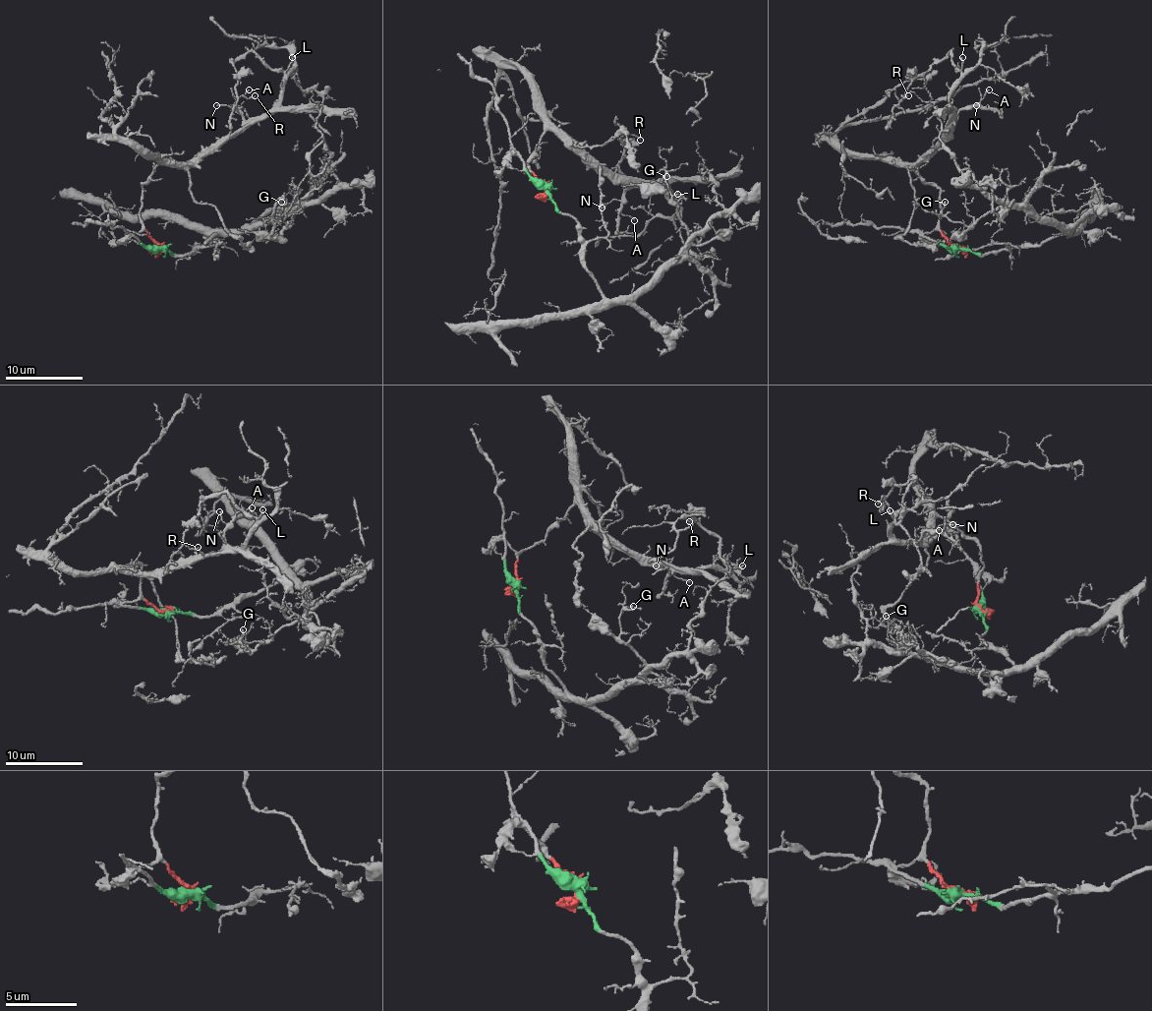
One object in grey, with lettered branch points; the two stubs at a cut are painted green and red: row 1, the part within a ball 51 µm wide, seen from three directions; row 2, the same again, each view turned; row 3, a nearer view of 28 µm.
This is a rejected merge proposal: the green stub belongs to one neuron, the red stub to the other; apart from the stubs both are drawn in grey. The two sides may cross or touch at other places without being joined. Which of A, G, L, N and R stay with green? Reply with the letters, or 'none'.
G

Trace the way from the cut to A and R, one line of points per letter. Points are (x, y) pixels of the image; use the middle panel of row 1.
A: (545, 191), (545, 185), (525, 173), (529, 155), (547, 130), (570, 136), (627, 185), (621, 211), (634, 219)
R: (545, 191), (525, 173), (547, 130), (669, 193), (619, 165), (621, 138), (640, 140)

